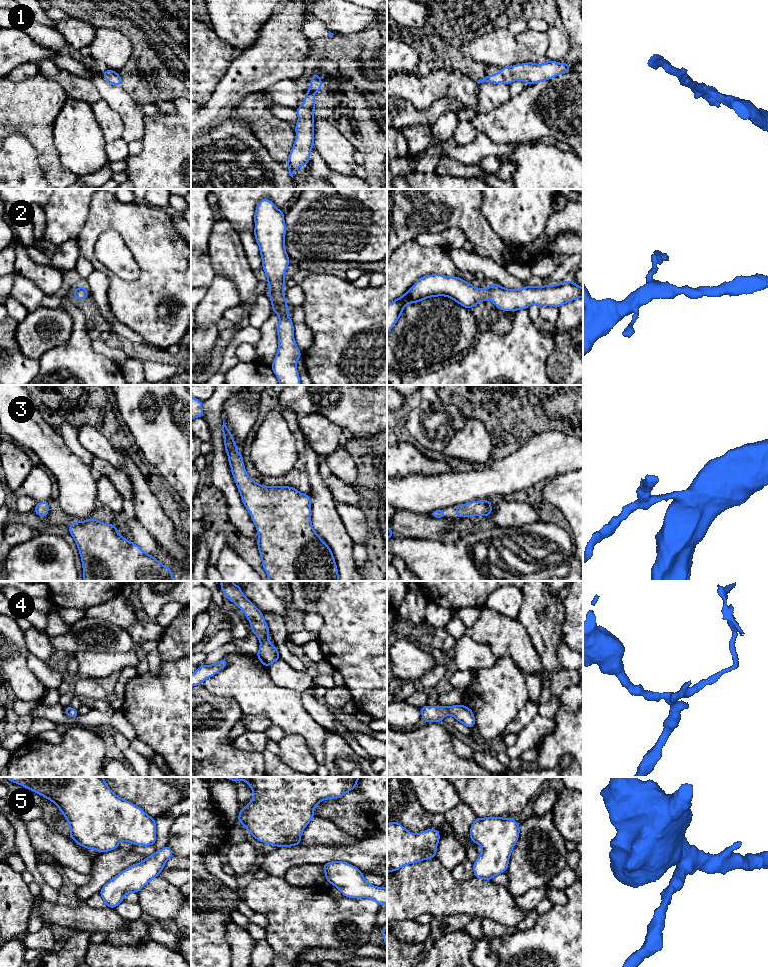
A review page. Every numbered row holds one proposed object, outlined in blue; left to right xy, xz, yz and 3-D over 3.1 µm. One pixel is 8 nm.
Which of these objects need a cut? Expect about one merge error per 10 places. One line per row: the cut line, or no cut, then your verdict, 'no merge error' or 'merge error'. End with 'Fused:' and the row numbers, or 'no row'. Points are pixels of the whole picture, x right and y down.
1: no cut | no merge error
2: no cut | no merge error
3: no cut | no merge error
4: no cut | no merge error
5: no cut | no merge error
Fused: no row

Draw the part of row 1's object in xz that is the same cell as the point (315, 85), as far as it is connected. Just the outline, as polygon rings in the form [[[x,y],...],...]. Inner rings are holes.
[[[313,74],[305,99],[296,109],[298,115],[298,122],[295,125],[296,137],[286,164],[292,178],[297,168],[309,164],[314,145],[314,94],[322,88],[322,83],[319,74]]]

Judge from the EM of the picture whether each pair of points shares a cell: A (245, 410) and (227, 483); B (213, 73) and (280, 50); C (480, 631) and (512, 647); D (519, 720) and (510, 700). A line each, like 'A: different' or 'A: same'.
A: different
B: different
C: same
D: different

